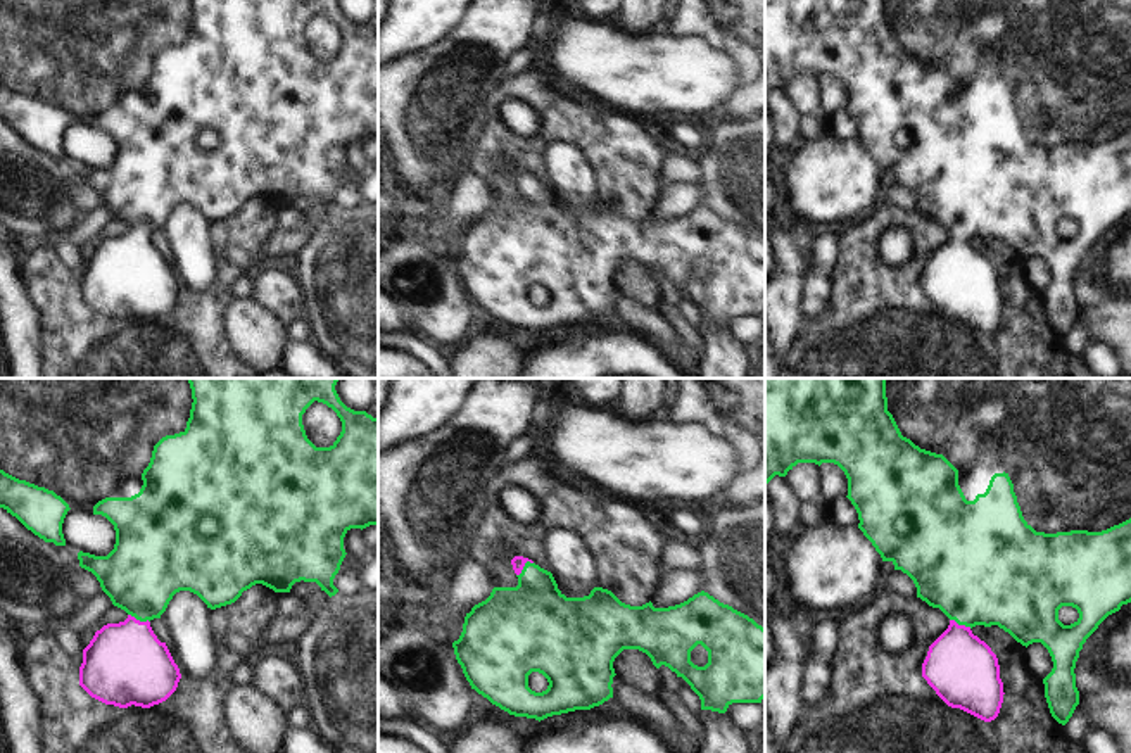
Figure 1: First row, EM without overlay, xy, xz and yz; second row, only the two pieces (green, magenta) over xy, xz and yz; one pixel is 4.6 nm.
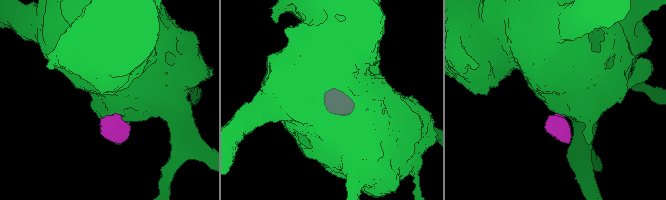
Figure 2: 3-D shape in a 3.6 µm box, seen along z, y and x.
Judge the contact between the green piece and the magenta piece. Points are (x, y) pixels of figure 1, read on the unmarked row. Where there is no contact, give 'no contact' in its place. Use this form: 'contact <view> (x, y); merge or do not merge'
contact xy (139, 232); merge

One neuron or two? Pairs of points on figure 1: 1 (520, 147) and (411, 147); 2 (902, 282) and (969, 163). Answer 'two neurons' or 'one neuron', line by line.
1: two neurons
2: two neurons

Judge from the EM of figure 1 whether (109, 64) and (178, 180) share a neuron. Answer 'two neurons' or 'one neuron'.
one neuron

